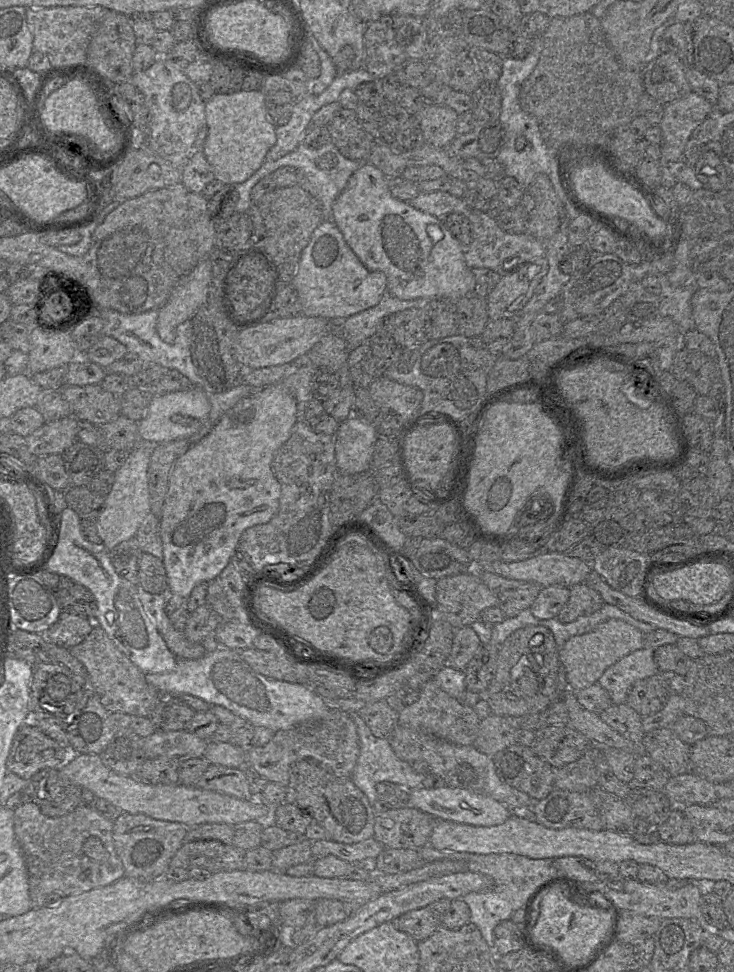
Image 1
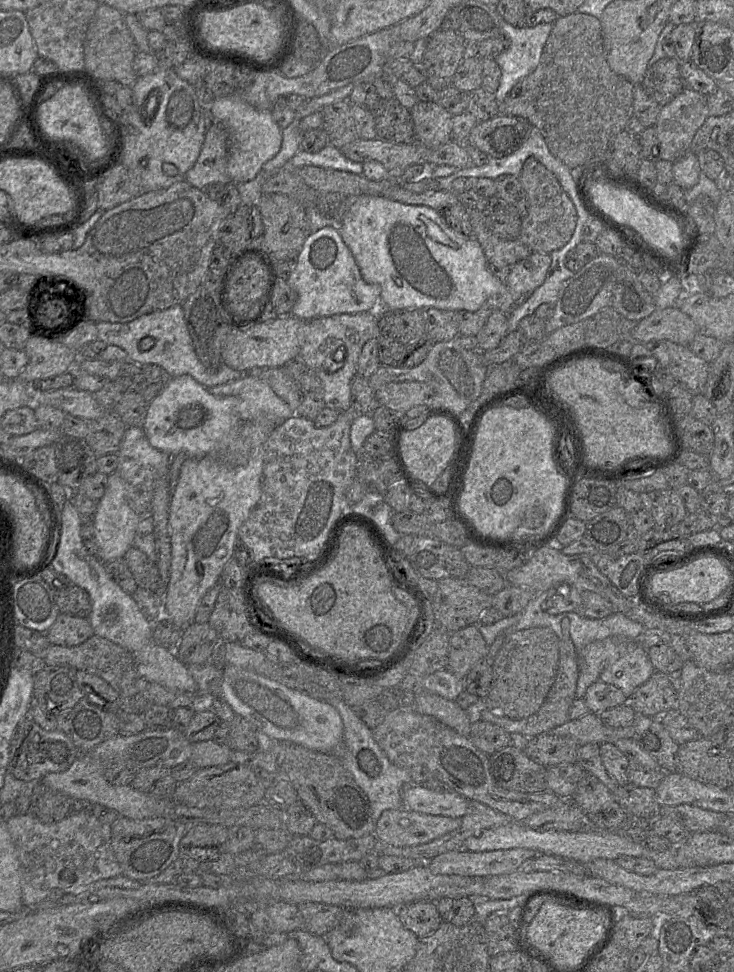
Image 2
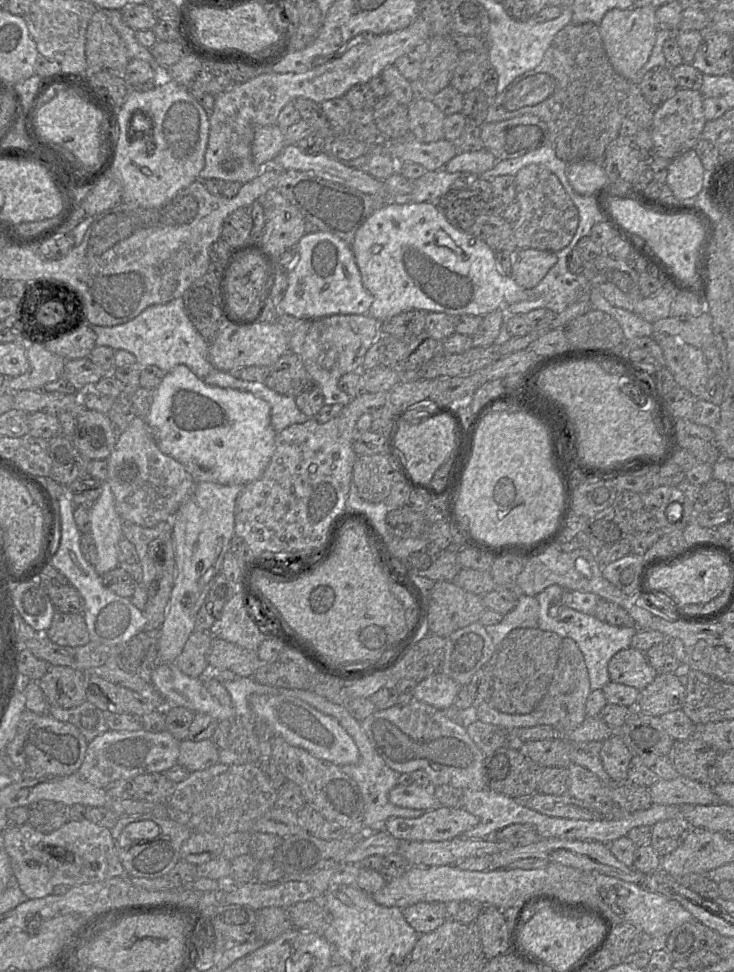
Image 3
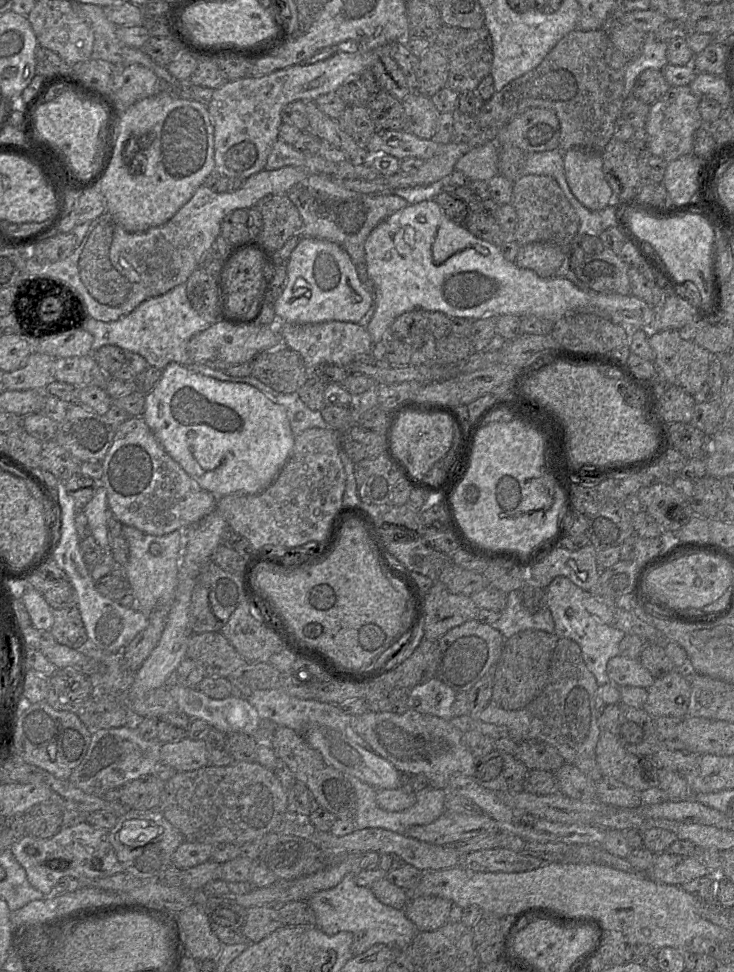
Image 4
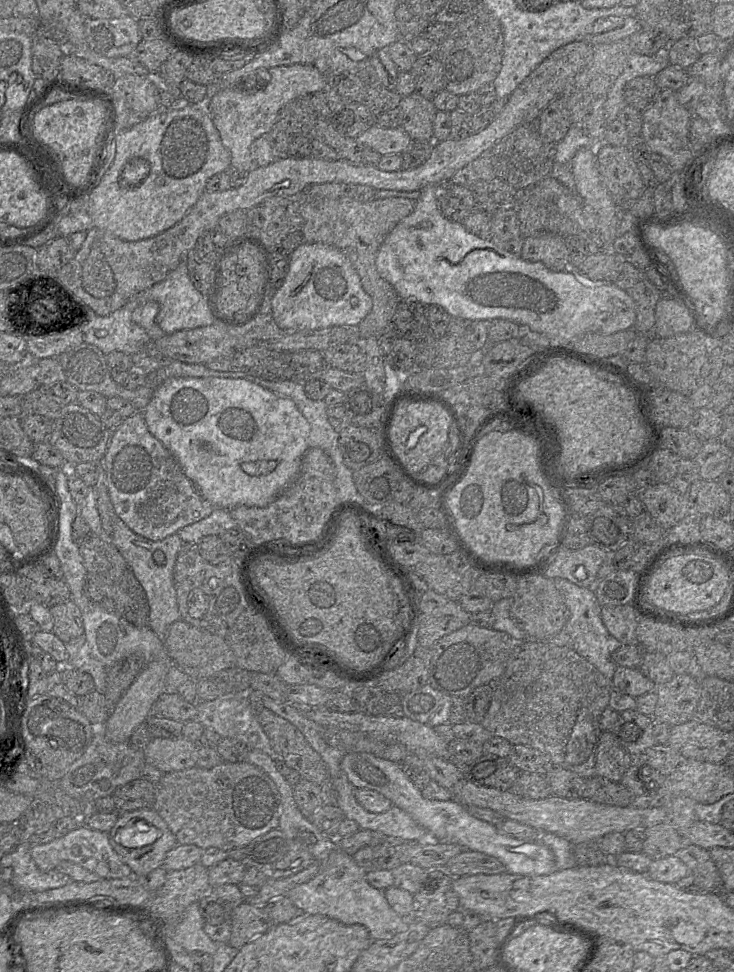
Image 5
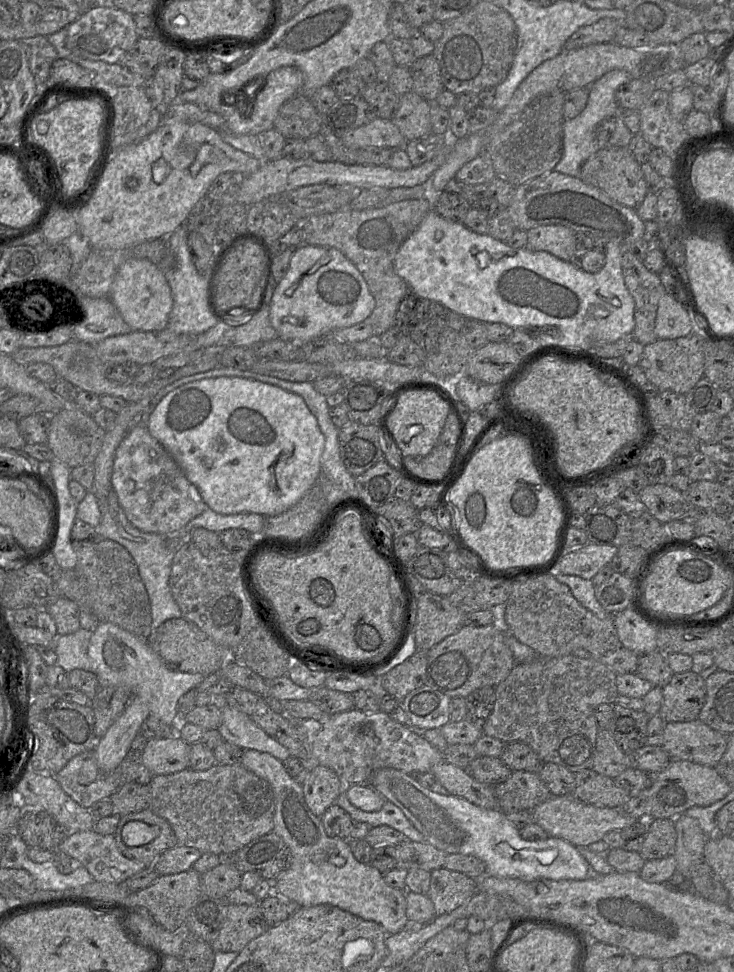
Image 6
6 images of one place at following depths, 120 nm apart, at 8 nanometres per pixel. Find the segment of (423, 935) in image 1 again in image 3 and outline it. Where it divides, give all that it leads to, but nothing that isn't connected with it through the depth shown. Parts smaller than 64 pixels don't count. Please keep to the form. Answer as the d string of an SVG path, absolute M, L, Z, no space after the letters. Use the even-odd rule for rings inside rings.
M419 902L403 908L403 917L419 935L427 934L446 921L445 904L442 902Z

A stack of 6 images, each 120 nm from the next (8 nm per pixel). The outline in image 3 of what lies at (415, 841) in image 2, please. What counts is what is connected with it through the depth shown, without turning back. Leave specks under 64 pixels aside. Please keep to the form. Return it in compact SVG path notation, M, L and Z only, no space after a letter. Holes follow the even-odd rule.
M437 806L425 811L417 818L389 817L385 831L398 840L406 841L445 841L462 836L466 831L479 824L479 818L464 808Z

